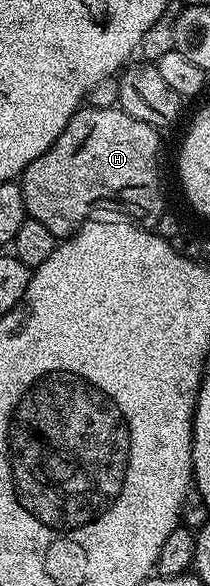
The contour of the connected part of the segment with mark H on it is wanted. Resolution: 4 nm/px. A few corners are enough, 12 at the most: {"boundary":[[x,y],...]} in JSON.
{"boundary":[[83,105],[22,171],[56,240],[97,202],[167,209],[155,127]]}

